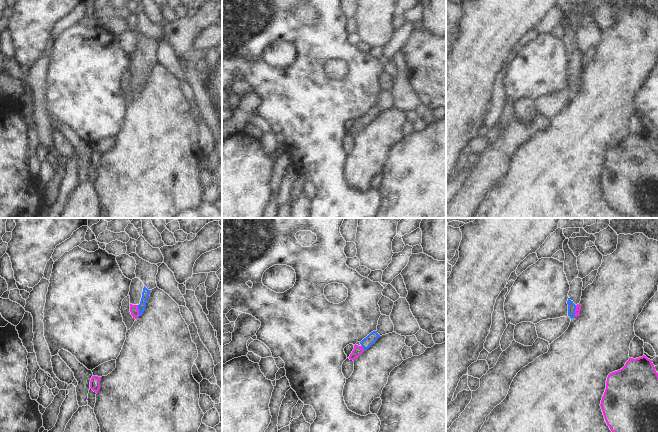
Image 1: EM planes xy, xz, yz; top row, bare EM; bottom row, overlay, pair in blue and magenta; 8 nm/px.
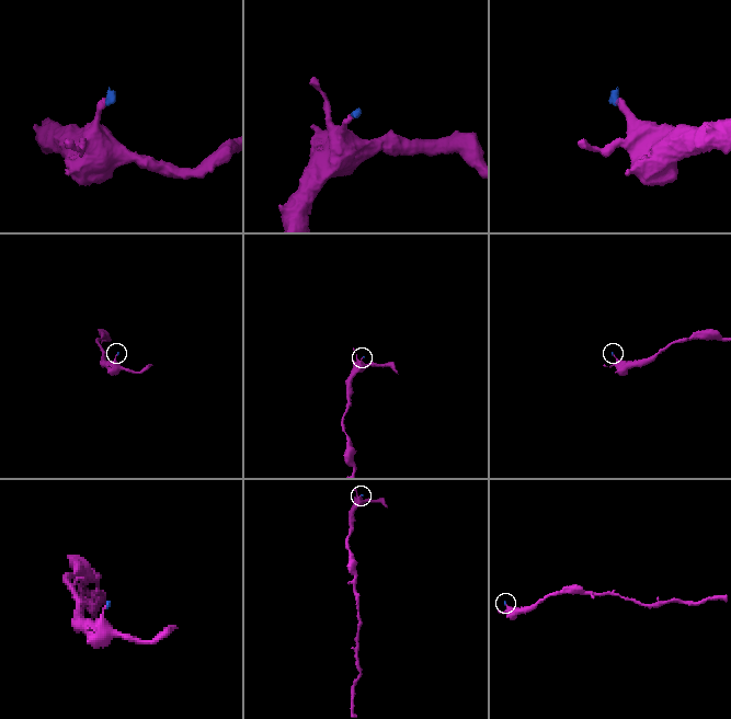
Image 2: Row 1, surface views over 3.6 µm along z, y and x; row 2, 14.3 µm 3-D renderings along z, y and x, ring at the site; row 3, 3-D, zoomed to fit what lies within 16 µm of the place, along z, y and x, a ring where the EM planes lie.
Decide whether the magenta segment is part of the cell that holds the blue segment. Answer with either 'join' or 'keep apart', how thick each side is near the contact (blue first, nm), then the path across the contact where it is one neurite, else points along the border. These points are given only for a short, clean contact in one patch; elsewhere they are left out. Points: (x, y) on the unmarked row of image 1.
join; calibres 60 and 50 nm; way yz (571, 82), (574, 87), (578, 83)

